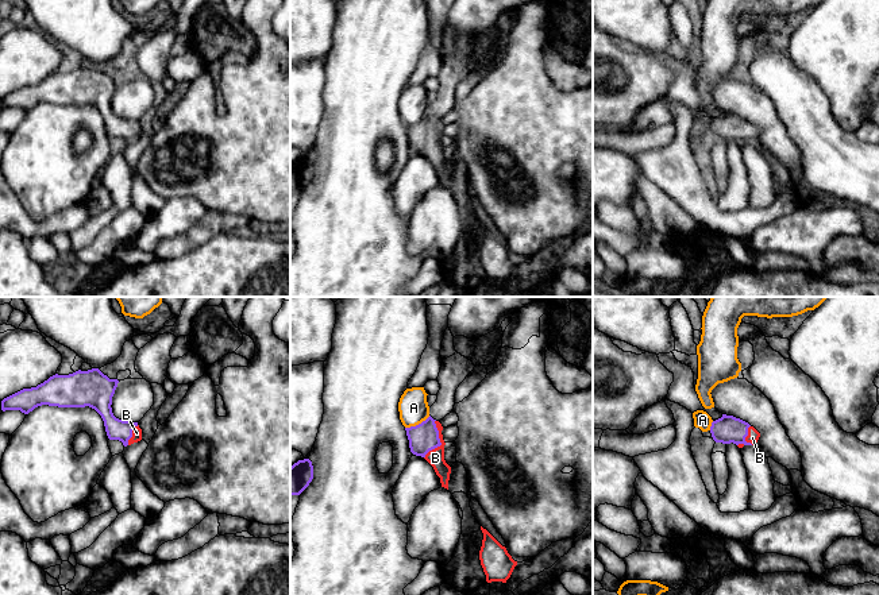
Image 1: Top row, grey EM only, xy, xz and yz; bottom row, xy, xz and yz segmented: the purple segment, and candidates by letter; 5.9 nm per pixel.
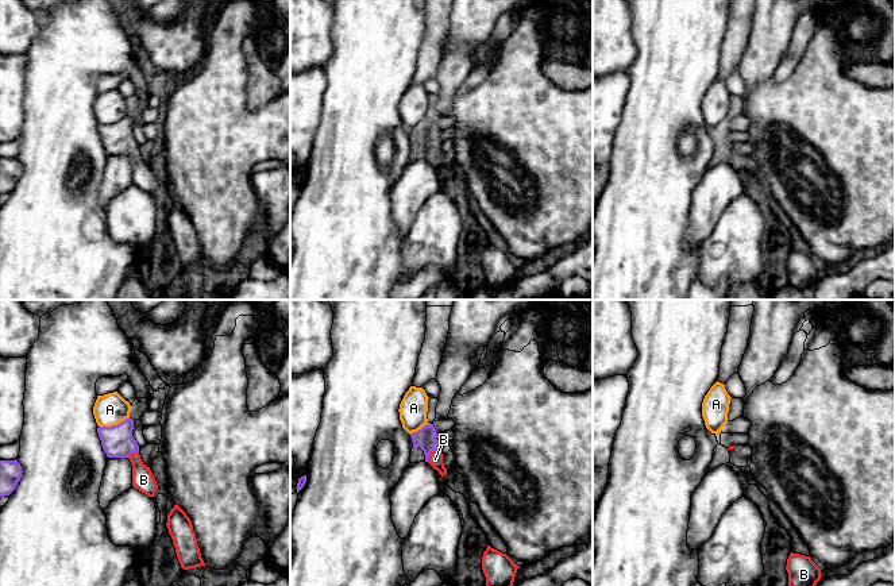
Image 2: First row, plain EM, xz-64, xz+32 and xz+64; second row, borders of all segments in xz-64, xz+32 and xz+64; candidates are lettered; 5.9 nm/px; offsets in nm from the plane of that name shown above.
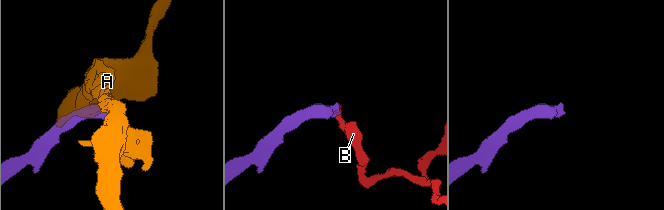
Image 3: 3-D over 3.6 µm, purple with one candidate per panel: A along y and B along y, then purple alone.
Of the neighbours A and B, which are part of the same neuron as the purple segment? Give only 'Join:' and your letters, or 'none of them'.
Join: B

